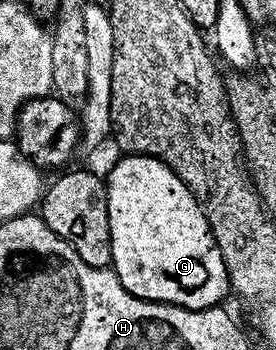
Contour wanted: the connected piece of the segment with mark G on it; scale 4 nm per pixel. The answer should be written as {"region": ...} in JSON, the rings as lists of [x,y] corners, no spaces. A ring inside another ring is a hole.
{"region":[[[124,155],[106,178],[112,263],[120,282],[143,301],[162,301],[165,305],[182,305],[185,309],[210,309],[221,304],[229,292],[228,272],[208,226],[202,207],[192,192],[174,175],[166,163],[156,157]]]}

